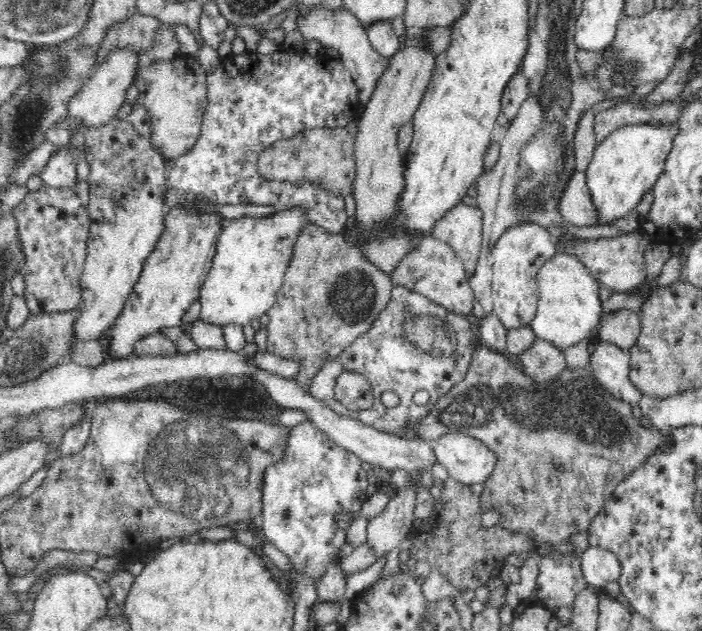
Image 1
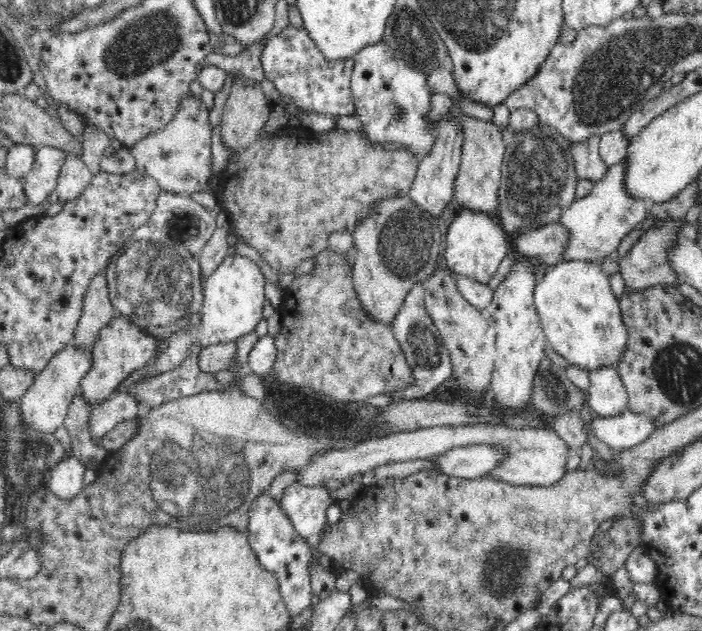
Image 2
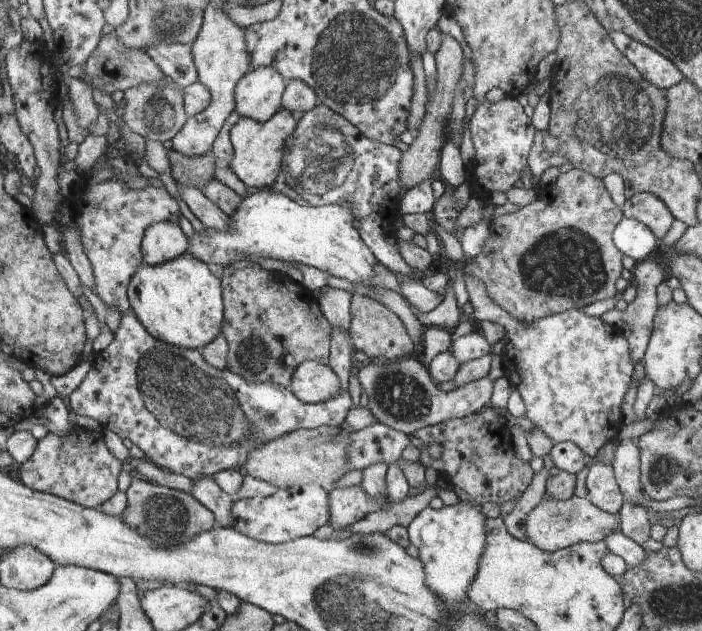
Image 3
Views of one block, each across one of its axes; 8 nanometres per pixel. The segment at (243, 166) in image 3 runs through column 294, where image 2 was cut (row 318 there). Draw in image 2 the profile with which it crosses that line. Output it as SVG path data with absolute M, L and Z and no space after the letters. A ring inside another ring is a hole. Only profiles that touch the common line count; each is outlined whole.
M117 314L112 321L99 330L97 340L92 344L92 357L90 370L81 380L79 390L83 399L92 406L105 401L122 384L134 370L144 368L157 354L158 337L144 331L131 320L130 316Z

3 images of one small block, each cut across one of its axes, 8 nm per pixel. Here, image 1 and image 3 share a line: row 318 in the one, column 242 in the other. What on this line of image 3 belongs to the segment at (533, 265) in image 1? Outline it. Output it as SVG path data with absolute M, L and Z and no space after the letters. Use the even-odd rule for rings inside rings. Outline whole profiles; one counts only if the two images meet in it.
M291 486L276 489L270 496L238 499L233 502L232 528L265 543L285 543L314 534L320 526L330 524L331 508L328 508L328 492L318 486Z

